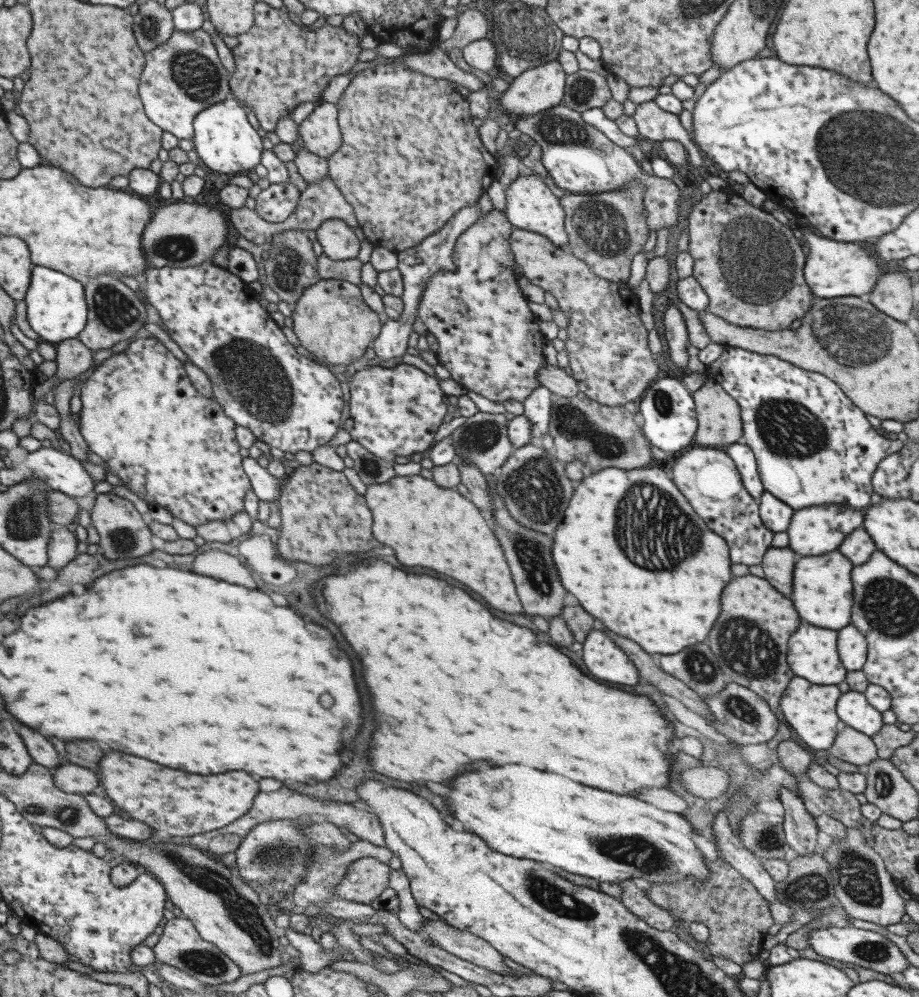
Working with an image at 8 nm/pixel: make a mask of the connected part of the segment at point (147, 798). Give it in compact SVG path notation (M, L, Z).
M109 750L99 760L99 774L105 794L119 810L164 836L191 837L224 827L244 815L257 794L257 782L245 772L197 776Z

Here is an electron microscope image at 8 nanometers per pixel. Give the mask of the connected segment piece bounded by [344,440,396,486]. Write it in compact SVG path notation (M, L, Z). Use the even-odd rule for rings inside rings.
M350 440L344 446L346 455L353 461L352 468L365 486L368 484L381 484L396 476L391 461L377 458L355 441Z

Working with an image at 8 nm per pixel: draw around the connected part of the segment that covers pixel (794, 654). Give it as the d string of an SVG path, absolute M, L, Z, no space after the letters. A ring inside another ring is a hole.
M801 622L787 642L787 665L794 676L818 685L836 685L844 680L846 670L837 656L837 631Z

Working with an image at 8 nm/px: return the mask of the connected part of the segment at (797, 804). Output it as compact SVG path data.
M781 786L778 800L784 808L784 815L778 823L789 848L793 848L799 855L810 855L817 851L822 839L814 817L805 809L802 798L797 798L793 792Z

